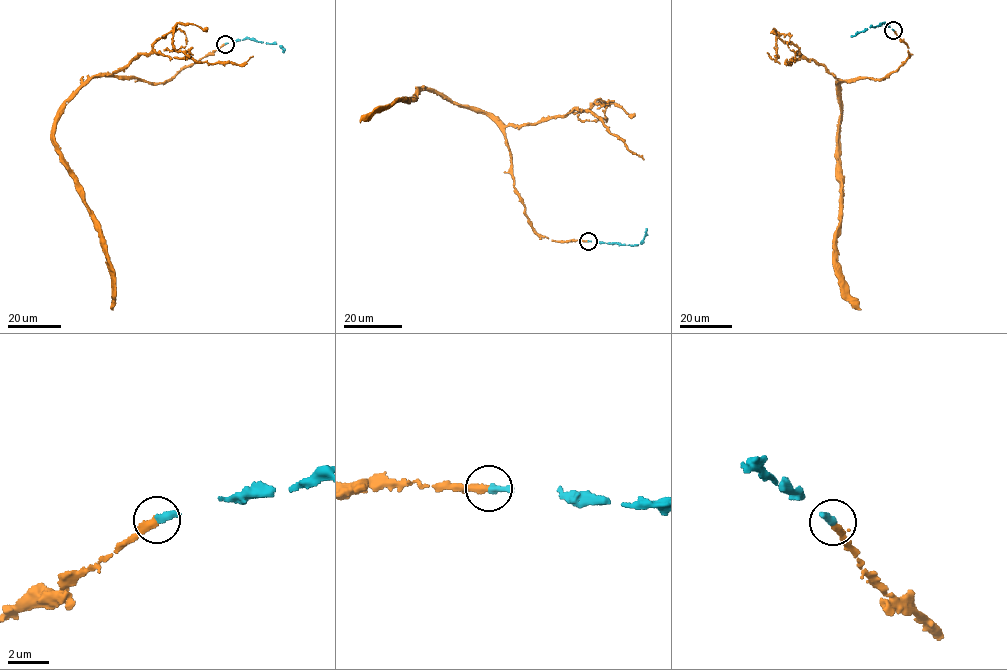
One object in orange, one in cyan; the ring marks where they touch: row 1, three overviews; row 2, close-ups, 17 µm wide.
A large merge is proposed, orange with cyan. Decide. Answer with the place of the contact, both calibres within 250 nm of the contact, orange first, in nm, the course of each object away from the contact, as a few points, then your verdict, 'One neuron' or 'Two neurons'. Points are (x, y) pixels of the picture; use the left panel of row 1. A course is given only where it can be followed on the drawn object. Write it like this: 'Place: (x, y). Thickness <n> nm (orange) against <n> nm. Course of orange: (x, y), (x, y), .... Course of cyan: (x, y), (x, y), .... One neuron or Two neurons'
Place: (225, 44). Thickness 240 nm (orange) against 320 nm. Course of orange: (225, 44), (161, 83), (93, 77), (65, 102), (56, 123), (57, 151), (98, 232), (111, 279), (113, 310). Course of cyan: (225, 44), (254, 38), (276, 43), (283, 51). One neuron

